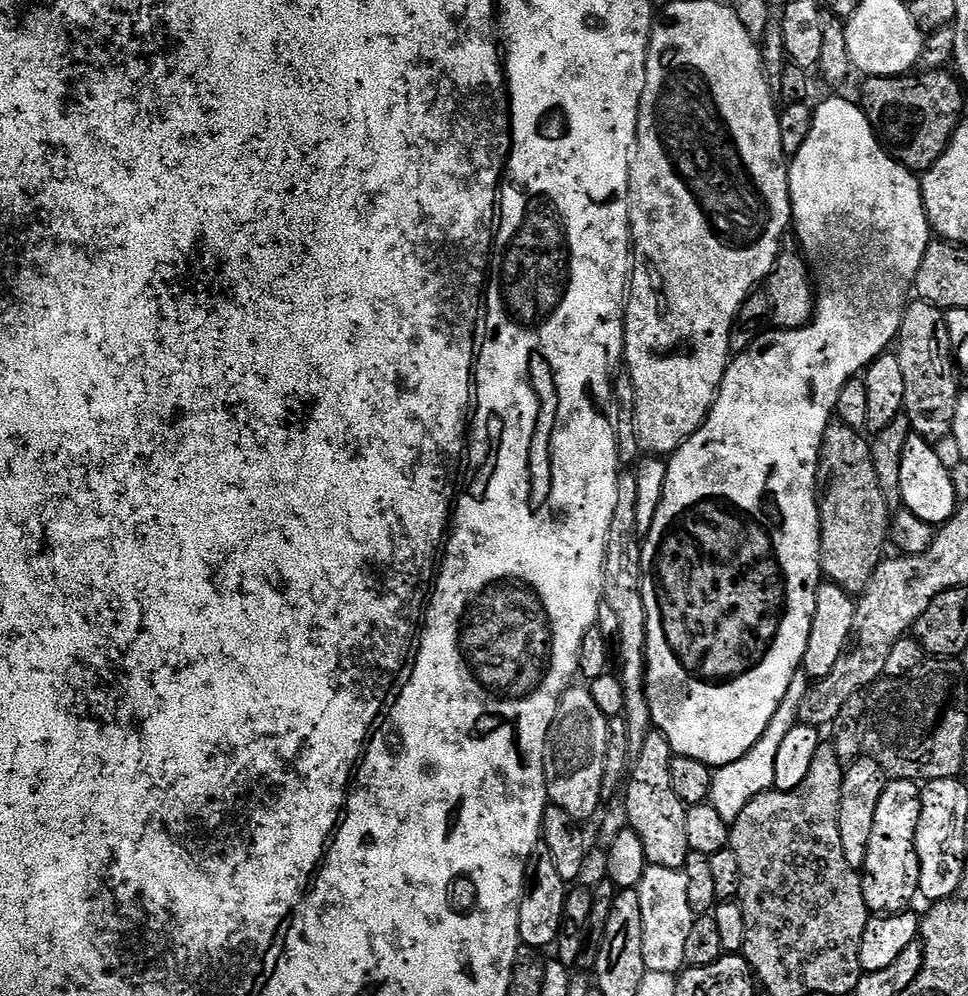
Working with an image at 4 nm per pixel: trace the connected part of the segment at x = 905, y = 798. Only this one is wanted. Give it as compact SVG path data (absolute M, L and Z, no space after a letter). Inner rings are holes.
M887 781L874 814L874 827L866 837L864 868L861 869L863 897L871 913L895 916L907 911L912 900L919 895L920 863L918 862L916 838L918 822L921 821L921 787L917 781Z

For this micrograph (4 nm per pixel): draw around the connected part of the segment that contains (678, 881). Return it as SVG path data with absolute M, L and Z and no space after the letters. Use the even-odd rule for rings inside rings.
M647 872L637 888L642 906L642 958L647 971L677 975L687 963L686 954L696 922L687 897L689 879L682 872Z

